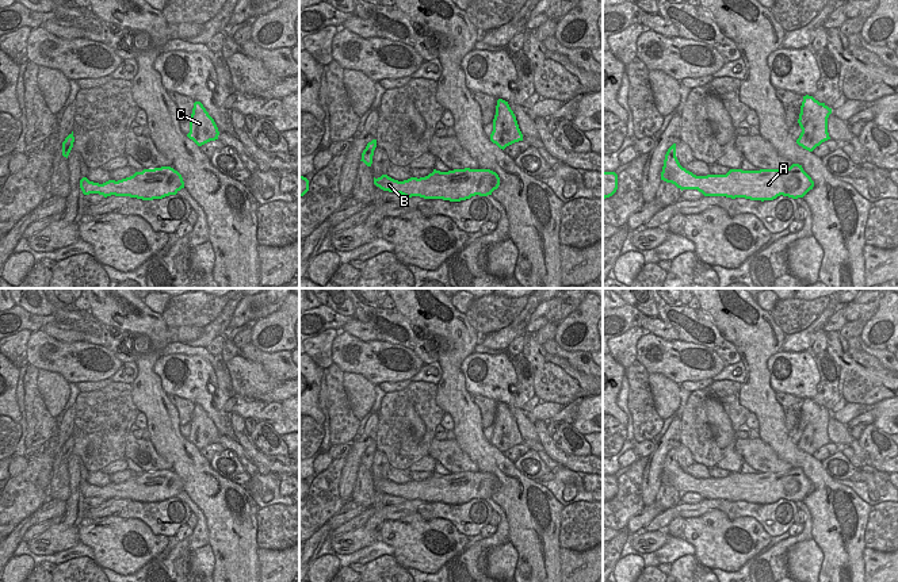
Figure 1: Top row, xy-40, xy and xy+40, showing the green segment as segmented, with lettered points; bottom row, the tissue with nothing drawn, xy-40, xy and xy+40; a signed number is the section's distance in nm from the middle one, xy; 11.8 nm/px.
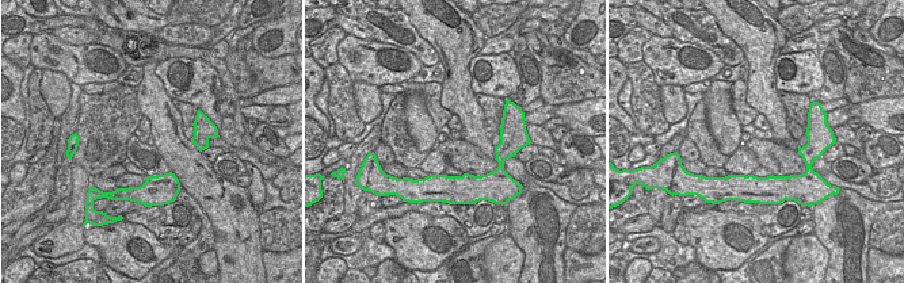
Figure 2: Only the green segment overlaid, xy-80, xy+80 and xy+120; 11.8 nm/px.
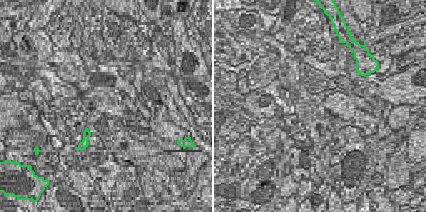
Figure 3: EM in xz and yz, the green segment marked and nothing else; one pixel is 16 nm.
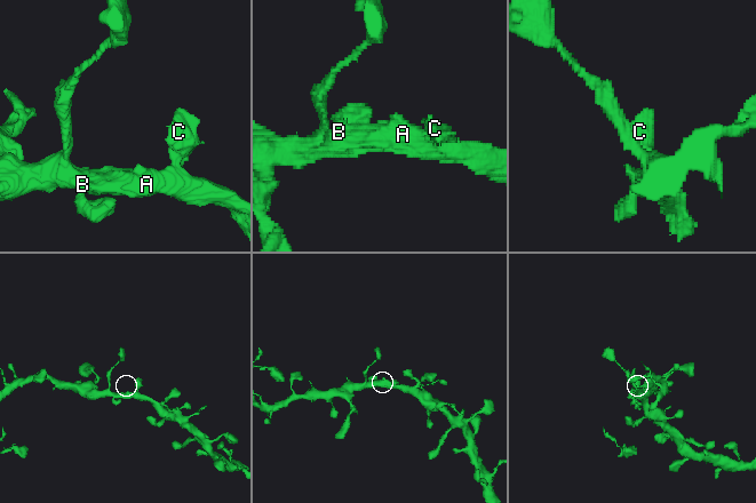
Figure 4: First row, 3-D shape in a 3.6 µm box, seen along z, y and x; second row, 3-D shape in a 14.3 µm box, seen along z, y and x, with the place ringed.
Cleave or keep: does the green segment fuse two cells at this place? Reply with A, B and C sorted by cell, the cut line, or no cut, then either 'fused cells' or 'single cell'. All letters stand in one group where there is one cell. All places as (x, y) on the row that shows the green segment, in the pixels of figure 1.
A B C | no cut | single cell

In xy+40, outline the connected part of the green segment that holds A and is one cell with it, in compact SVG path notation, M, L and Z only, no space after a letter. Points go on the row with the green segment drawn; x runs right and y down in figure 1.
M676 143L665 154L661 180L675 184L681 191L698 189L704 196L761 202L773 200L780 195L792 199L803 198L814 187L814 181L799 164L786 169L730 169L726 175L696 176L680 165Z

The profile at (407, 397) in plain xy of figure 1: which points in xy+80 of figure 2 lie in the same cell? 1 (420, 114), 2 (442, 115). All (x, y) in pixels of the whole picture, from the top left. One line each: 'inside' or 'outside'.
1: outside
2: inside

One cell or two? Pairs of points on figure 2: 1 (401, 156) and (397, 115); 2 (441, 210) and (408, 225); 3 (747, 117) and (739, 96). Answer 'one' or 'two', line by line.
1: one
2: two
3: one

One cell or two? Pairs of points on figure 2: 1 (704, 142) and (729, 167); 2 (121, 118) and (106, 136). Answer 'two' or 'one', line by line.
1: two
2: one

